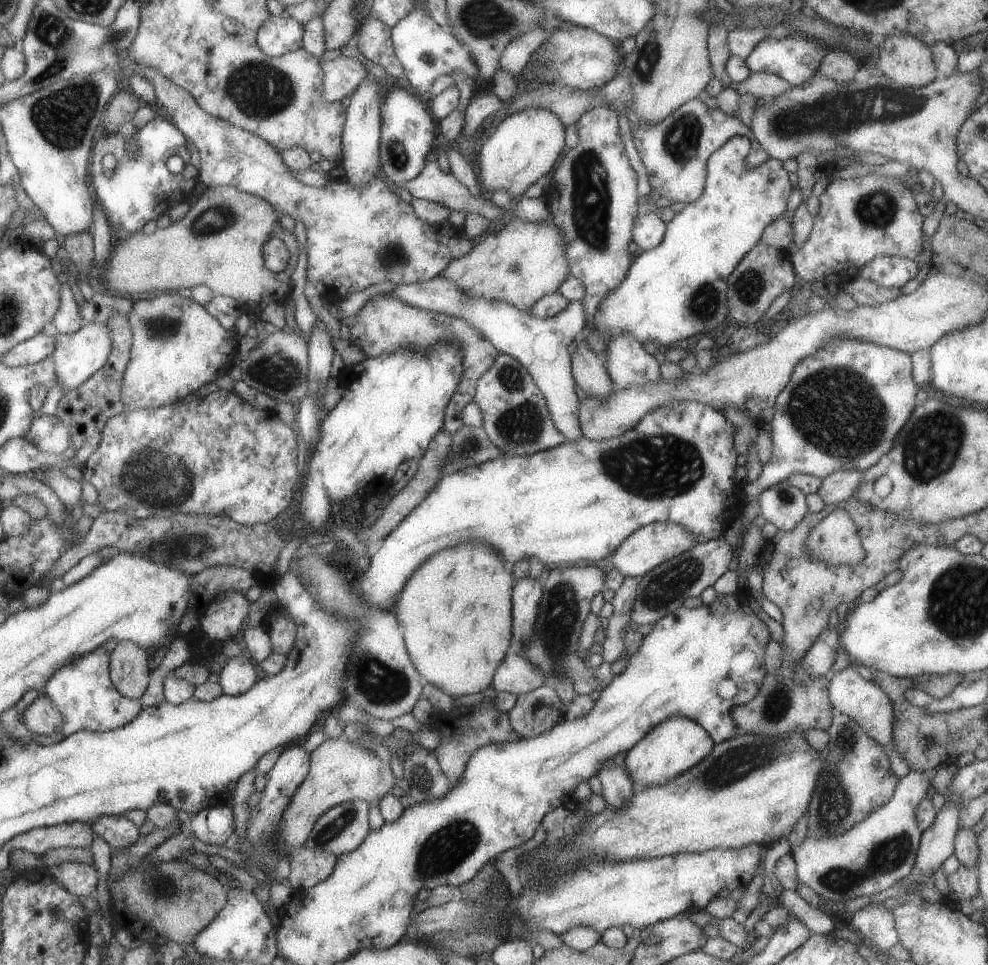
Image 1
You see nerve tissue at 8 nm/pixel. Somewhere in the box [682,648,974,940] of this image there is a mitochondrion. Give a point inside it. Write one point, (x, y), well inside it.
(888, 855)

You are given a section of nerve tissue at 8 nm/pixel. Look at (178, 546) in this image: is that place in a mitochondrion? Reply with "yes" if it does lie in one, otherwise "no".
yes

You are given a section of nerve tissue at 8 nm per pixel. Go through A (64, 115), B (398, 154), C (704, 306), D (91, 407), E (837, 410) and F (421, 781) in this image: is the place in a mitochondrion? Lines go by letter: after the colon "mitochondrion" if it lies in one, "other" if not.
A: mitochondrion
B: mitochondrion
C: mitochondrion
D: other
E: mitochondrion
F: mitochondrion

